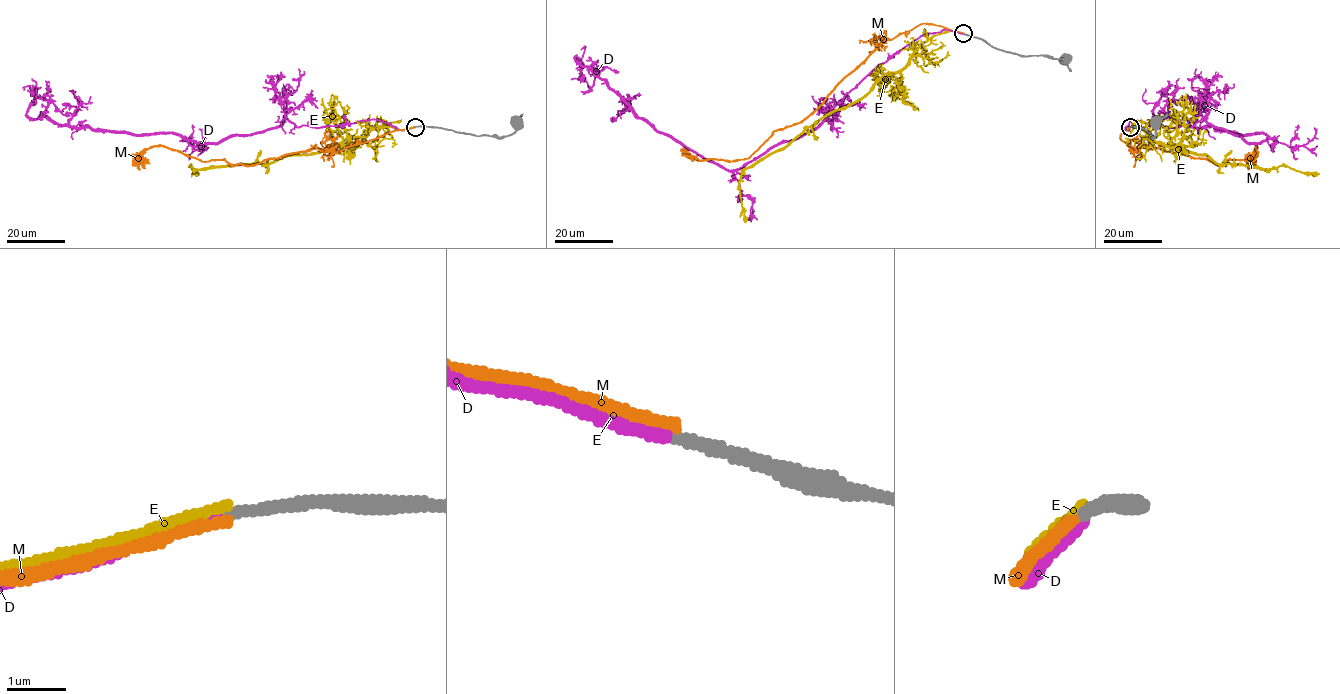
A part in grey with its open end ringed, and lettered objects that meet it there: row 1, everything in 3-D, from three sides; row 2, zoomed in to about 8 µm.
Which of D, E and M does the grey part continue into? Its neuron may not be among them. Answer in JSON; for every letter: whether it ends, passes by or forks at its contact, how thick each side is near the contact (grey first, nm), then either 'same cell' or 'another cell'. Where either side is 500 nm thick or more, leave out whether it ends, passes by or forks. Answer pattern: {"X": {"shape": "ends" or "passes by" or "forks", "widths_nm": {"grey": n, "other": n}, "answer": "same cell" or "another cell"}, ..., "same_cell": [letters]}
{"D": {"shape": "ends", "widths_nm": {"grey": 180, "other": 200}, "answer": "same cell"}, "E": {"shape": "ends", "widths_nm": {"grey": 200, "other": 180}, "answer": "another cell"}, "M": {"shape": "ends", "widths_nm": {"grey": 200, "other": 180}, "answer": "another cell"}, "same_cell": ["D"]}

